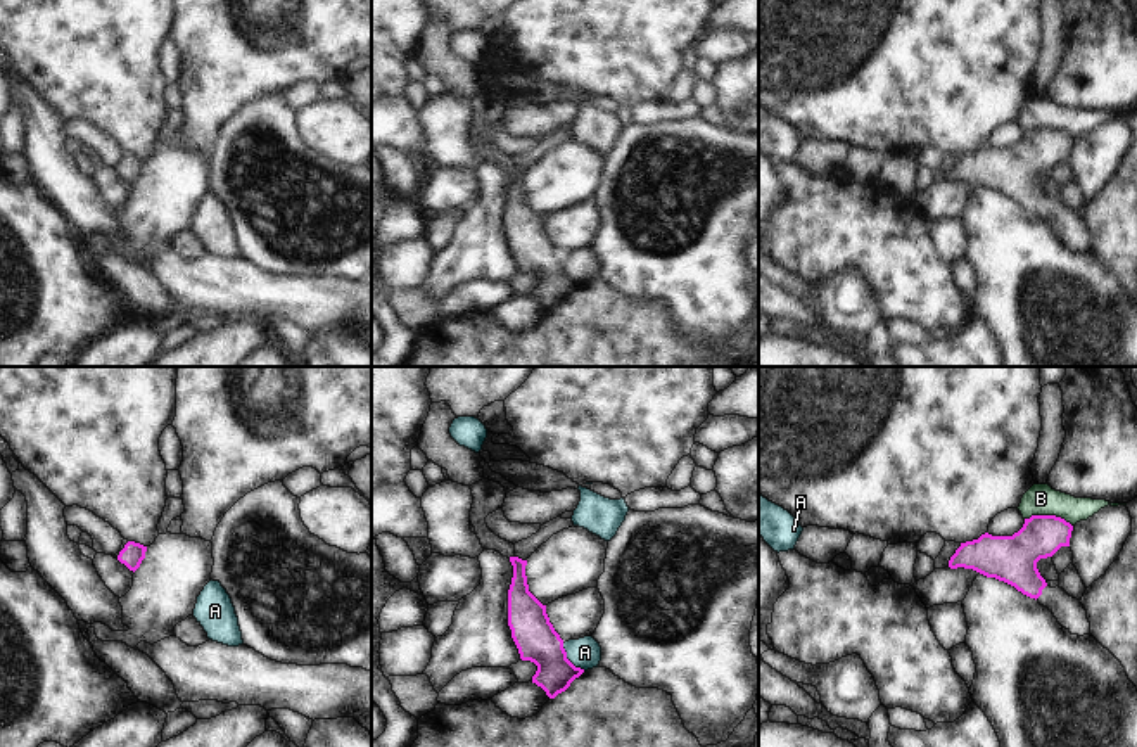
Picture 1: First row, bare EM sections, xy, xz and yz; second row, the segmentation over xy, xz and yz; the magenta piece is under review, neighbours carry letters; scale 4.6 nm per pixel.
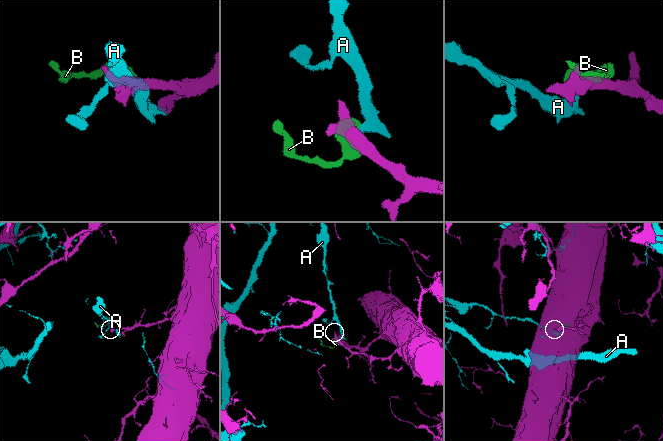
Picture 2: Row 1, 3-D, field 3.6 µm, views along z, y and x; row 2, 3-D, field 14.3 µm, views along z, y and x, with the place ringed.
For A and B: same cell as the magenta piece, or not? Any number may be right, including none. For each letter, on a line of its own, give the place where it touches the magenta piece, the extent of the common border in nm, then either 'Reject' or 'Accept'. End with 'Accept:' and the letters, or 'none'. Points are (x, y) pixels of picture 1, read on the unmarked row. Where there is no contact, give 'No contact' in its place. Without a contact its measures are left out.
A: Touches magenta at xz (567, 272). Shared border 170 nm. Reject
B: Touches magenta at yz (1049, 128). Shared border 220 nm. Reject
Accept: none

